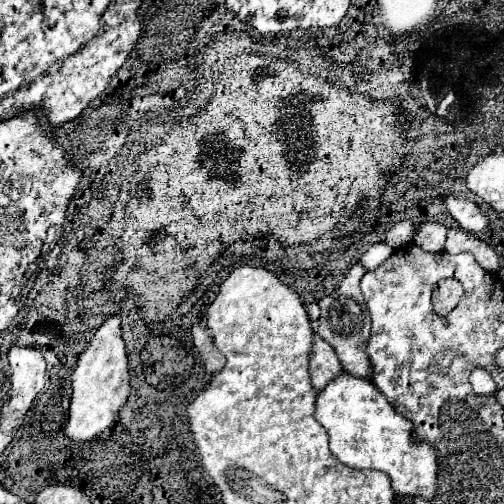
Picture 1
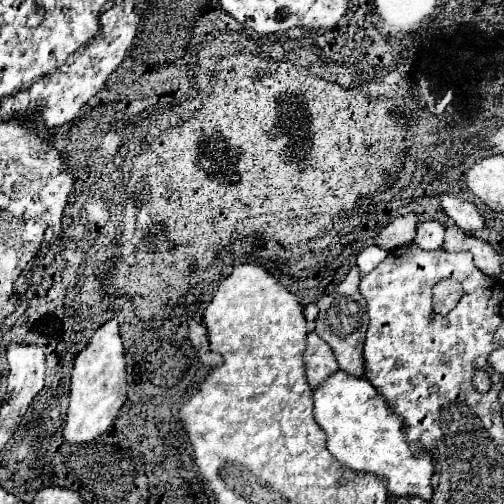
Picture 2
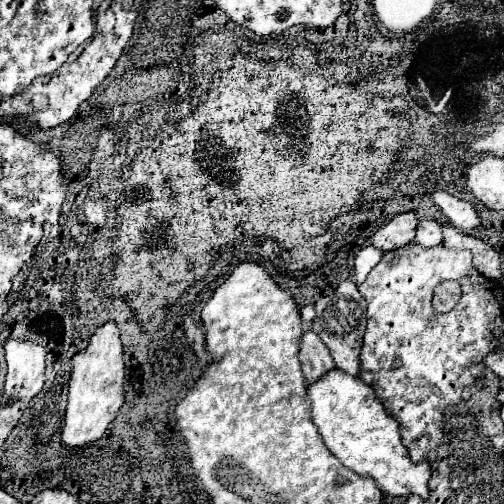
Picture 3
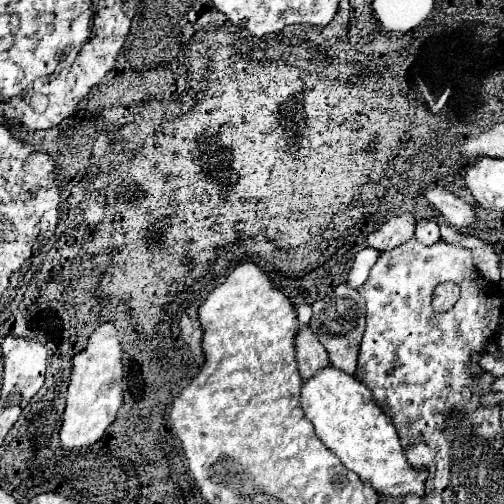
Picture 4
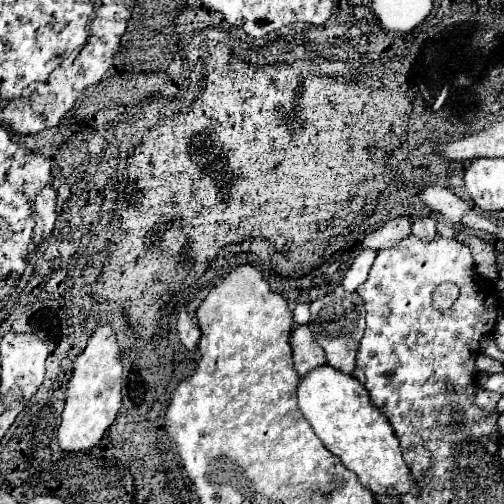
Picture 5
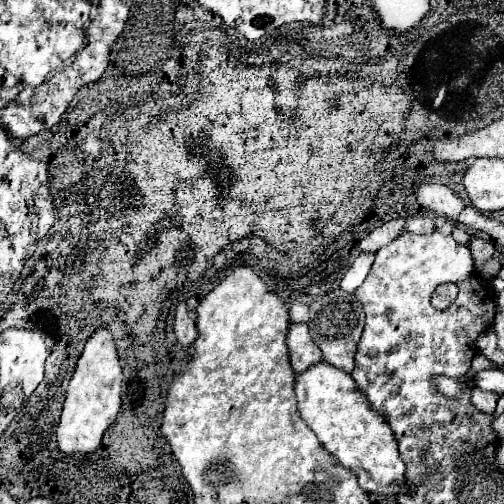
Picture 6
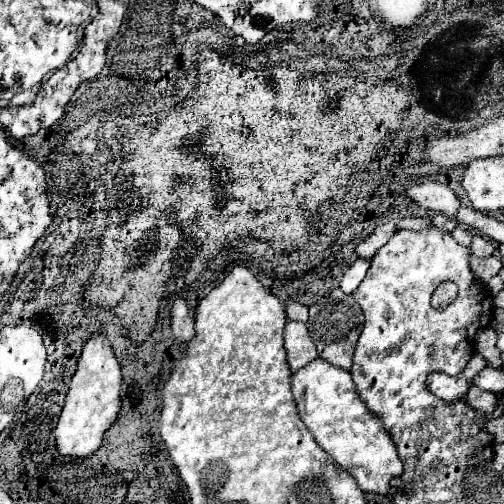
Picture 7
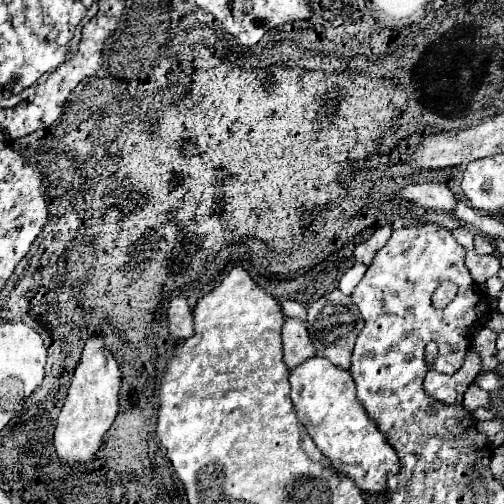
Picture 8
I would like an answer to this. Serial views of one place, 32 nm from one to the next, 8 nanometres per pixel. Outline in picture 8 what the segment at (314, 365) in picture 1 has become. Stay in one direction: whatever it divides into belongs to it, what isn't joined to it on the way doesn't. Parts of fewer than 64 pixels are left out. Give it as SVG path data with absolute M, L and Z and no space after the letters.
M284 318L282 324L282 350L284 350L284 364L292 370L296 364L302 364L310 356L314 356L312 342L308 338L304 320L300 318Z

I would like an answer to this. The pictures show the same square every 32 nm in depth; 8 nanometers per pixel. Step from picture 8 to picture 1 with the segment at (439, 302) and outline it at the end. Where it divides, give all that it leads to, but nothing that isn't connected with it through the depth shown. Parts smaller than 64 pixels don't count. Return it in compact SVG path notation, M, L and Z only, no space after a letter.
M453 278L440 280L433 288L432 304L436 314L448 314L464 294L461 284Z

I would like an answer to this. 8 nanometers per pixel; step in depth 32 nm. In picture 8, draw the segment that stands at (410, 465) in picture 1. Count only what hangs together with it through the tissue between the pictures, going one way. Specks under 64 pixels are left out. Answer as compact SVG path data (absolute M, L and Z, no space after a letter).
M314 356L290 370L290 386L290 398L300 422L312 436L314 444L324 456L328 456L332 468L354 480L364 492L384 492L386 474L398 472L400 462L392 446L378 432L376 424L366 416L364 406L358 404L350 372L334 366L326 358Z

